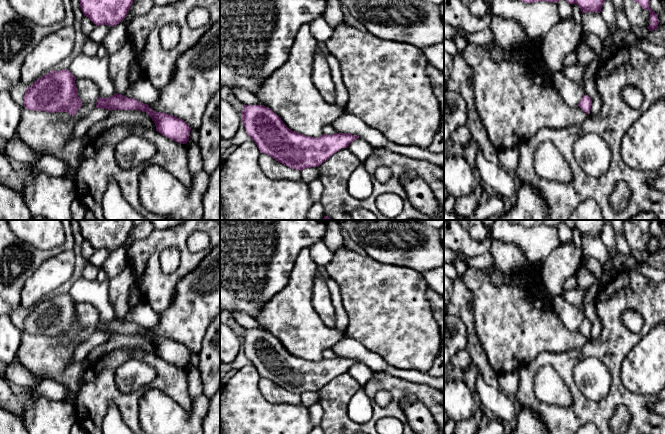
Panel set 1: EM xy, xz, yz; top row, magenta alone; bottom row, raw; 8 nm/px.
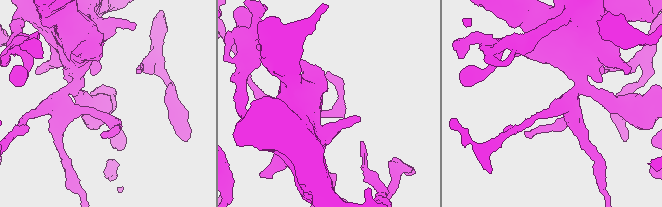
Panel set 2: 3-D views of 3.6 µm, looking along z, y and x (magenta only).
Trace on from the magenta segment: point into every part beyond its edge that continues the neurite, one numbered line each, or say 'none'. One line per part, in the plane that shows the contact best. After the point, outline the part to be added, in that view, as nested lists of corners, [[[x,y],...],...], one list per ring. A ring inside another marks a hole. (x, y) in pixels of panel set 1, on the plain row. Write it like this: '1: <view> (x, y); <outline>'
none

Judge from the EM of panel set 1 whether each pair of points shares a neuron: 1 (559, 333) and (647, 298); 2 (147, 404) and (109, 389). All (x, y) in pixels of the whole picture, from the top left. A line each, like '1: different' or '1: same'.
1: different
2: different

